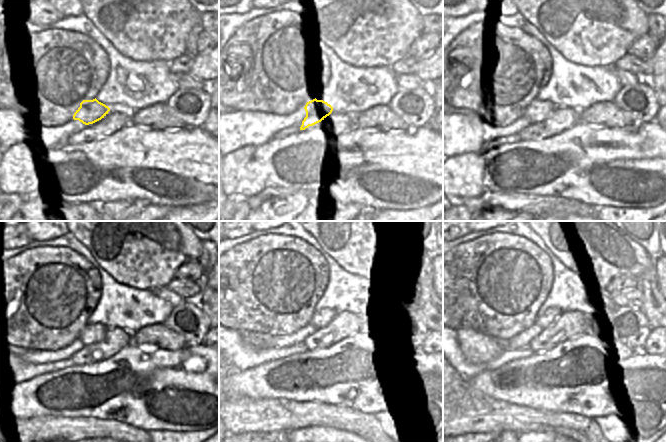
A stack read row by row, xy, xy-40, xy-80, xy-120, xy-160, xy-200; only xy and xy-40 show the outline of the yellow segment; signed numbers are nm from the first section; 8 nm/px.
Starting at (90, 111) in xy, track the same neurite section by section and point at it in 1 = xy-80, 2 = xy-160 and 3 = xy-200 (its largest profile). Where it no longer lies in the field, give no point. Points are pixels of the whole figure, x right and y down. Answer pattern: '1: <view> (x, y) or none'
1: xy-80 (538, 110)
2: xy-160 (320, 319)
3: xy-200 (549, 317)

